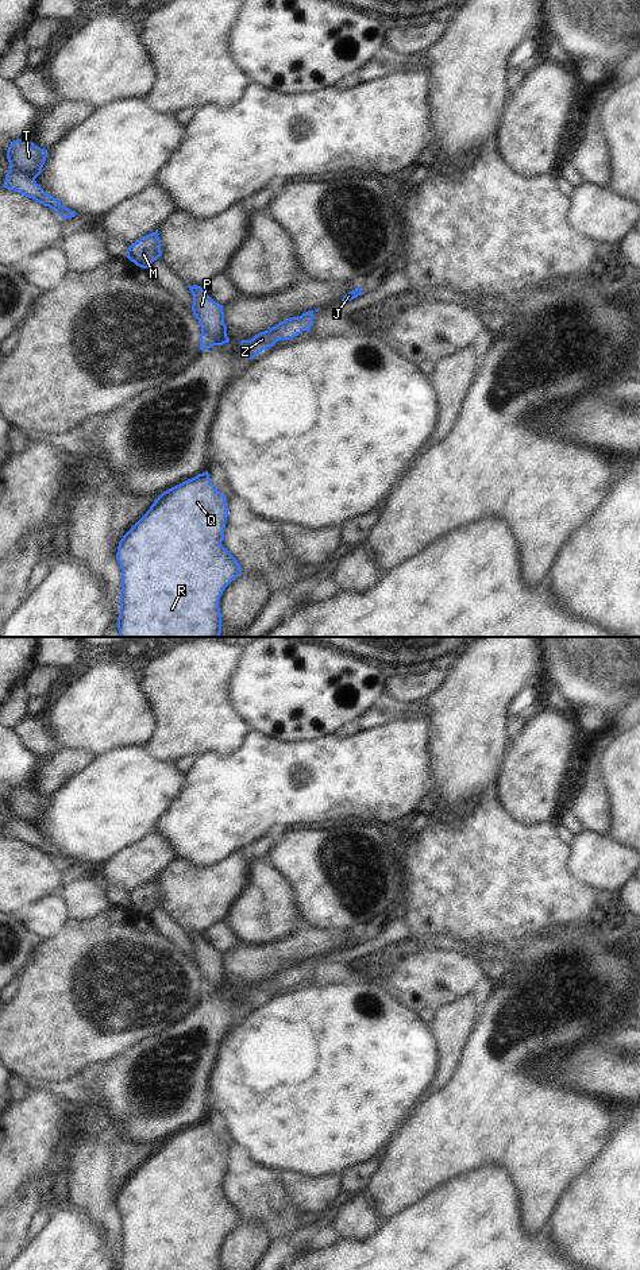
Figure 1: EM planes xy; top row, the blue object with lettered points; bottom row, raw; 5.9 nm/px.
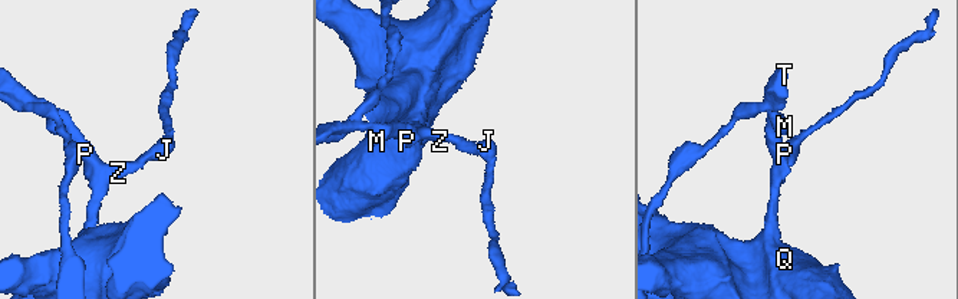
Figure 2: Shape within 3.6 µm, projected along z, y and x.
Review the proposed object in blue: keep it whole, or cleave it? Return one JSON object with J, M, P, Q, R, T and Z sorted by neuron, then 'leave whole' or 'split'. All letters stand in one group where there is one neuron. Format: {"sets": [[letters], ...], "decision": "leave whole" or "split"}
{"sets": [["J", "M", "P", "Q", "R", "T", "Z"]], "decision": "leave whole"}

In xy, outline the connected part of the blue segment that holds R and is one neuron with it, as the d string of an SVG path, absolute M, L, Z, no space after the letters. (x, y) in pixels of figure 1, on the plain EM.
M208 1119L163 1139L119 1189L116 1208L122 1217L122 1240L117 1270L221 1270L221 1240L242 1221L238 1208L221 1193L228 1163L227 1147L211 1131Z

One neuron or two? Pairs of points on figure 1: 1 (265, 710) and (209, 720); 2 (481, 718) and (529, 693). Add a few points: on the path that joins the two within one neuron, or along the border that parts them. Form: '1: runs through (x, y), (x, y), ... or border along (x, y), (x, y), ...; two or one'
1: border along (228, 684), (231, 706), (250, 729); two
2: border along (534, 680), (513, 698), (507, 709); two

